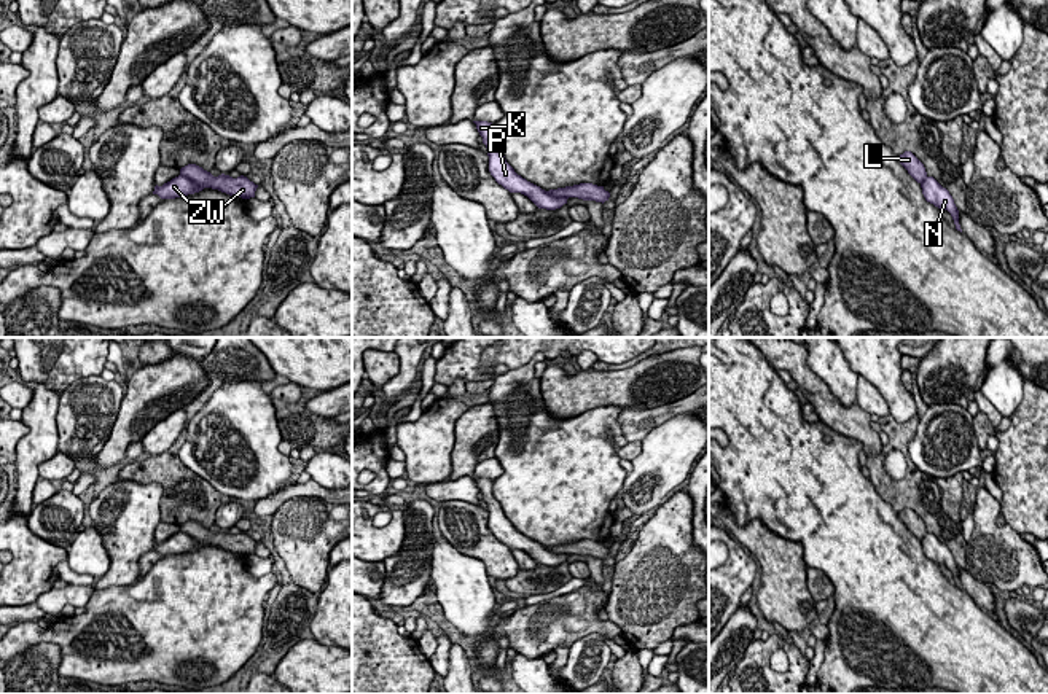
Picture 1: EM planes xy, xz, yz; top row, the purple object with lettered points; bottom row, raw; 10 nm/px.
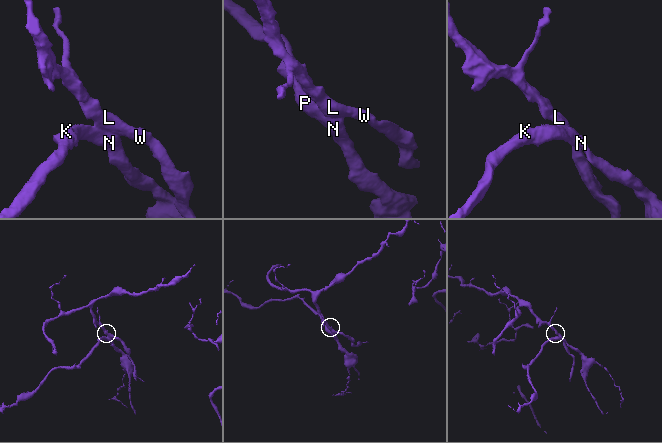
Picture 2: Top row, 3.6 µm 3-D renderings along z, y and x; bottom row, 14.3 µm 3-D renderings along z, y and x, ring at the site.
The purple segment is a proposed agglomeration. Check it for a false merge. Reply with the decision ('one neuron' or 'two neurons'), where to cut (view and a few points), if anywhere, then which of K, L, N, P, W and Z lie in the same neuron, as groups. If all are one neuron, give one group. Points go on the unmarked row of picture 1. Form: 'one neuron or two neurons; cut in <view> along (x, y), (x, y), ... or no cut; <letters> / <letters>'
two neurons; cut in xy along (180, 530), (204, 543); K N P Z / L W

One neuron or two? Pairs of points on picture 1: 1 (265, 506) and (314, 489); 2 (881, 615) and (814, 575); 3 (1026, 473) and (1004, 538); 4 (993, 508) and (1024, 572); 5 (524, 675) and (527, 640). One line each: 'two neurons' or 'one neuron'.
1: one neuron
2: two neurons
3: two neurons
4: one neuron
5: two neurons

